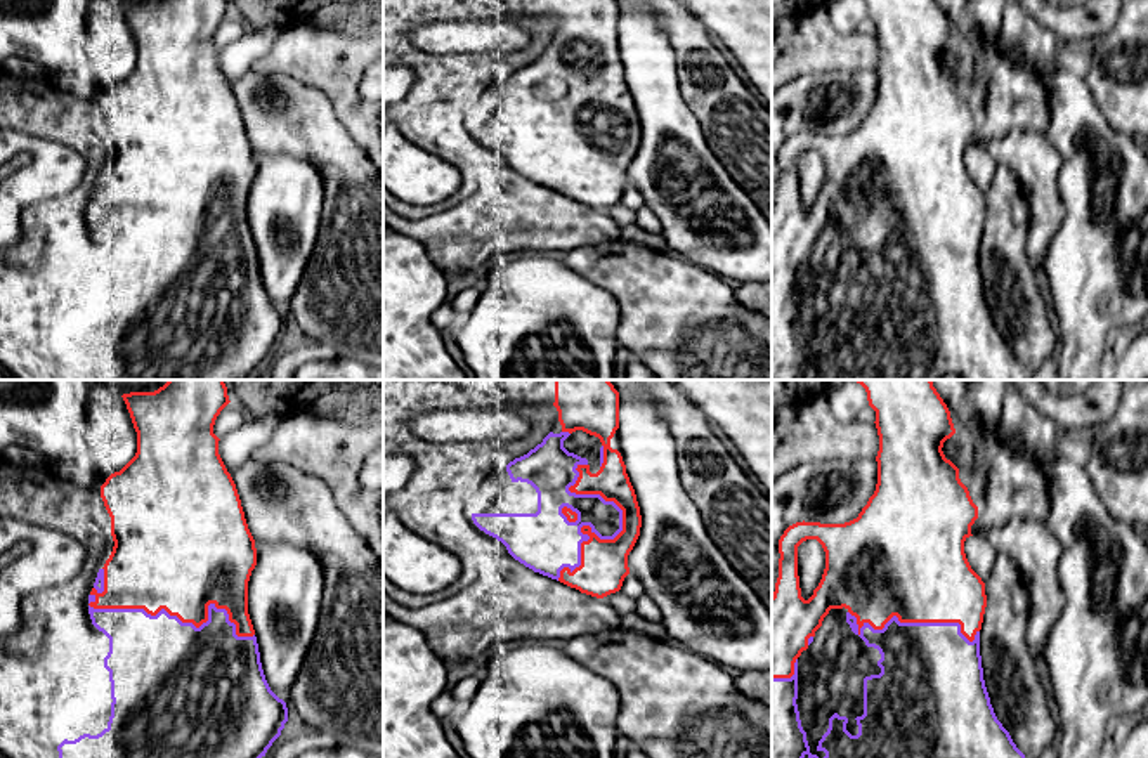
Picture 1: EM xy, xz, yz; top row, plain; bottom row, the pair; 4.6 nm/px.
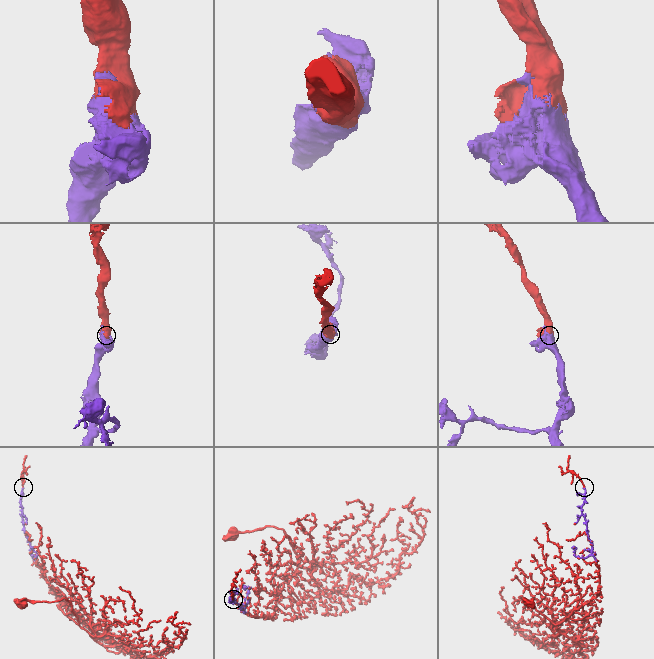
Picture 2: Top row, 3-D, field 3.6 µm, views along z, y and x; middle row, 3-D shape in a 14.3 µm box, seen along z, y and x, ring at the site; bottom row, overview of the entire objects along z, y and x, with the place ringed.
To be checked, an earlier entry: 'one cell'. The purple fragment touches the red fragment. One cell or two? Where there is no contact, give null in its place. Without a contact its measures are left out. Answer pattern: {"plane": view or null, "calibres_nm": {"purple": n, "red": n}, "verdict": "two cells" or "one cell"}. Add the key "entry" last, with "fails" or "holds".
{"plane": "xy", "calibres_nm": {"purple": 480, "red": 440}, "verdict": "one cell", "entry": "holds"}

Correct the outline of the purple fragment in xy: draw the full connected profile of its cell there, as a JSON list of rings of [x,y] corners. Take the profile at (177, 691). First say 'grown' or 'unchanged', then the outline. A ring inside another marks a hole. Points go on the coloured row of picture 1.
grown; [[[168,380],[154,392],[130,392],[121,395],[137,432],[137,453],[101,486],[101,498],[111,517],[113,552],[99,569],[88,595],[92,624],[109,638],[109,652],[104,668],[111,682],[111,716],[108,727],[97,734],[83,734],[75,741],[64,739],[59,758],[262,758],[281,735],[288,722],[288,708],[269,687],[255,630],[248,614],[248,581],[257,565],[255,539],[248,529],[236,484],[219,454],[219,437],[213,425],[220,411],[231,402],[224,380]]]

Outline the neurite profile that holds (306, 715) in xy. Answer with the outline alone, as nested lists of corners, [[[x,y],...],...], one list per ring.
[[[253,458],[234,470],[231,477],[255,543],[300,546],[321,562],[321,618],[305,663],[286,699],[293,723],[298,729],[331,735],[336,746],[383,756],[383,564],[340,512],[331,487],[321,479],[284,461],[262,463]]]

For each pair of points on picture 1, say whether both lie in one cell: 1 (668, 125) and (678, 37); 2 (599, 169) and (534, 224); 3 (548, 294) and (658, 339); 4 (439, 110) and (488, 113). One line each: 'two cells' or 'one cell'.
1: two cells
2: two cells
3: two cells
4: two cells

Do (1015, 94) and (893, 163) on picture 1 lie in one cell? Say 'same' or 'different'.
different

